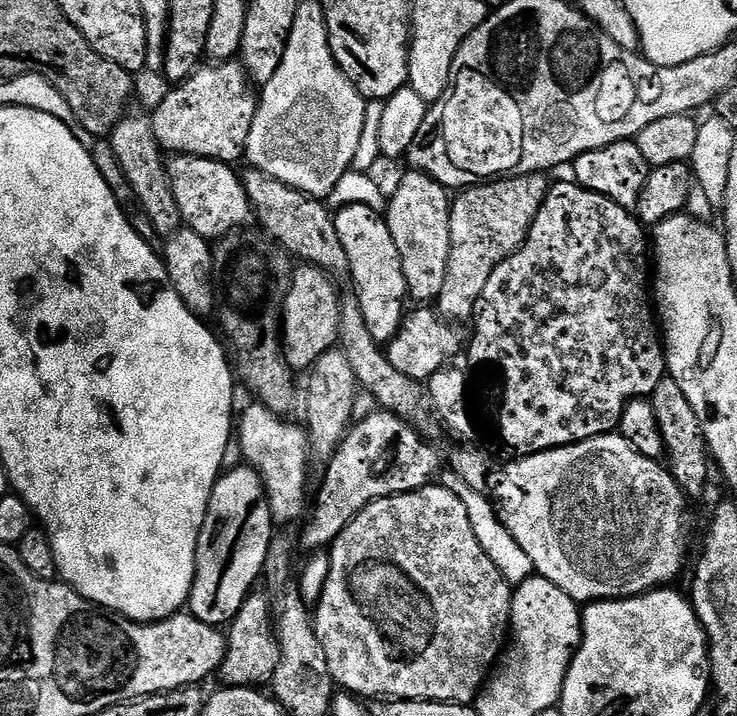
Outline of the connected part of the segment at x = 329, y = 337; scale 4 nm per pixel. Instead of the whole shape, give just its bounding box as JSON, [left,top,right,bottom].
[282,263,340,370]

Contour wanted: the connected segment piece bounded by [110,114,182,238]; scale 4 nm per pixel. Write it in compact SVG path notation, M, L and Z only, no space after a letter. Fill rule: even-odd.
M126 114L113 130L110 143L114 150L114 158L118 158L118 166L130 182L130 186L136 195L136 201L146 210L146 218L150 218L150 226L155 235L161 238L173 236L182 227L178 202L174 198L172 182L168 179L168 165L165 153L162 151L158 138L154 138L152 129L152 117L132 116Z

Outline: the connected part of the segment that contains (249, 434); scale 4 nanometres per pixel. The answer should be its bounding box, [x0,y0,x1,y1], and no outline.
[238,402,310,526]

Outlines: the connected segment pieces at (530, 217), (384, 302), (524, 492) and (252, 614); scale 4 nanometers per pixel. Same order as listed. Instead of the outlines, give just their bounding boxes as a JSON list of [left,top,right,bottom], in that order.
[[438,172,550,322],[334,204,409,346],[491,434,689,602],[218,591,280,688]]

